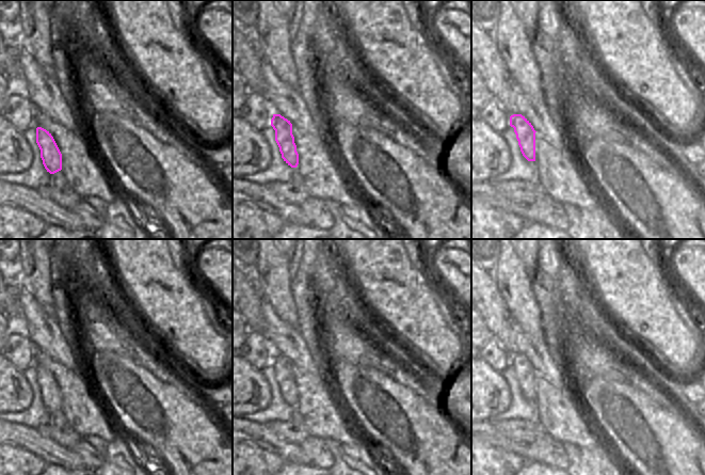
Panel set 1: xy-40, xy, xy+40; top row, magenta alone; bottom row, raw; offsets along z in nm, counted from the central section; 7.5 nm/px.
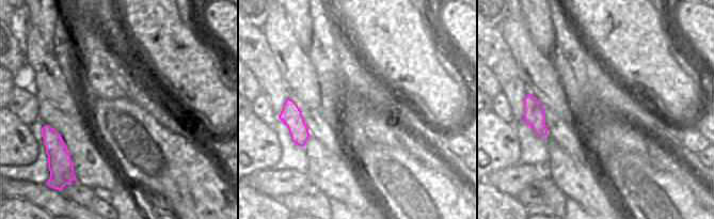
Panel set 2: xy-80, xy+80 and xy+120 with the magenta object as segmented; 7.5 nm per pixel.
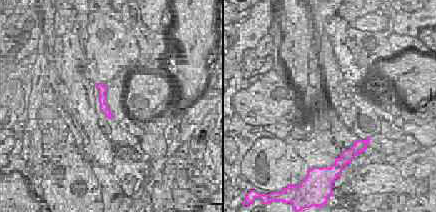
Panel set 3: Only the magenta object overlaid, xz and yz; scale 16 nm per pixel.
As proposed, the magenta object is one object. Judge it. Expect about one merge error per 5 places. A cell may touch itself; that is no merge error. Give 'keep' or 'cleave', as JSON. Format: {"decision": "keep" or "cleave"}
{"decision": "keep"}

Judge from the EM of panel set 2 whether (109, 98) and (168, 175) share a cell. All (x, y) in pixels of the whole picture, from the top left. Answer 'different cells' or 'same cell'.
same cell

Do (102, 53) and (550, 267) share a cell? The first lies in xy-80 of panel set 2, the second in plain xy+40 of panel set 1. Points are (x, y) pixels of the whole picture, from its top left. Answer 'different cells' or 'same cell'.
different cells

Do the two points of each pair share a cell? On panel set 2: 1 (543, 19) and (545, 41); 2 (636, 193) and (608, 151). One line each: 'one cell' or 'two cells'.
1: one cell
2: one cell

